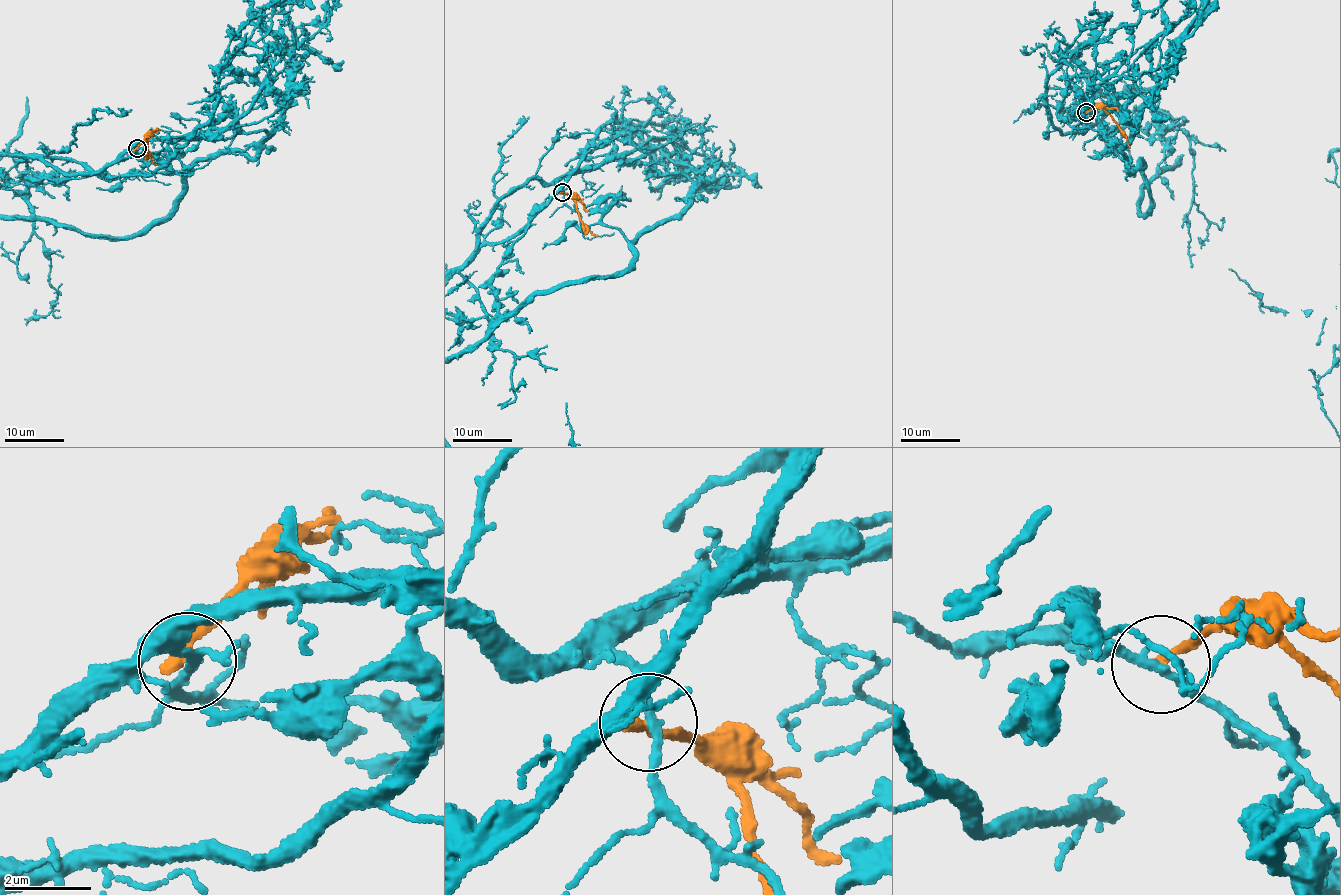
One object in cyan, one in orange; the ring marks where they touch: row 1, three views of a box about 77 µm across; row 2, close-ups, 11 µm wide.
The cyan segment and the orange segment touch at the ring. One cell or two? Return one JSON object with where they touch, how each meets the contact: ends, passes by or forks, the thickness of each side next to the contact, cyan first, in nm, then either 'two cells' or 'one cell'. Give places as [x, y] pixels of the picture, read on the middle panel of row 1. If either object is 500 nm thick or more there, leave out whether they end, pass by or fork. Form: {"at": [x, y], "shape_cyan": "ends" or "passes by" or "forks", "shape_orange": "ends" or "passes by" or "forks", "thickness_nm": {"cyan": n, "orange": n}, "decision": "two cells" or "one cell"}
{"at": [562, 192], "shape_cyan": "passes by", "shape_orange": "ends", "thickness_nm": {"cyan": 200, "orange": 260}, "decision": "two cells"}

